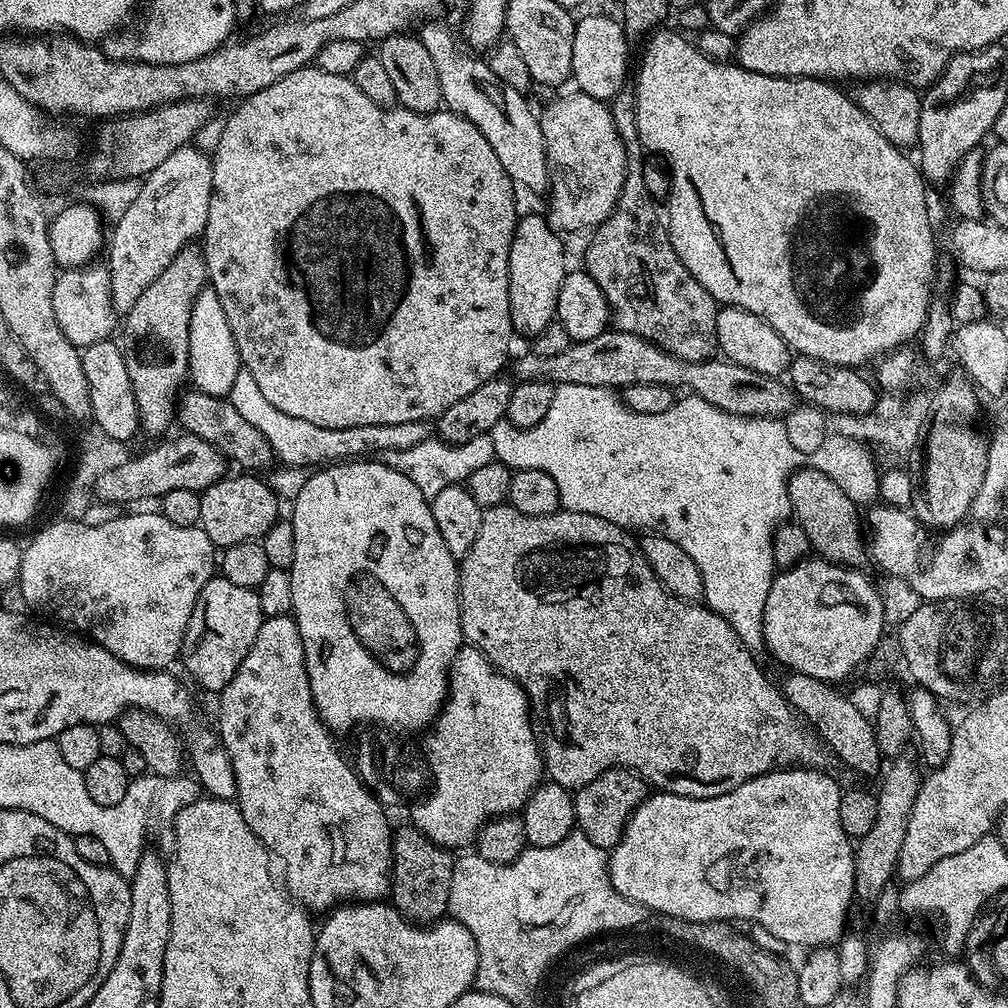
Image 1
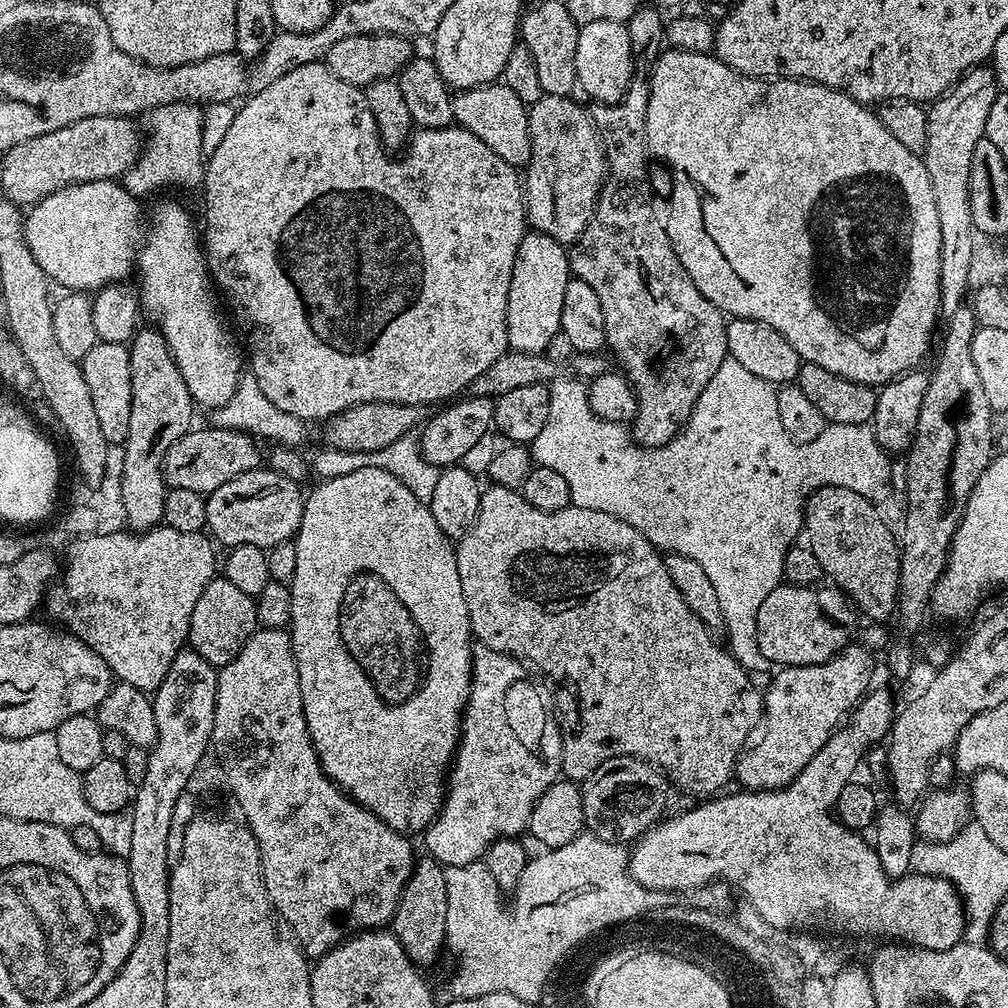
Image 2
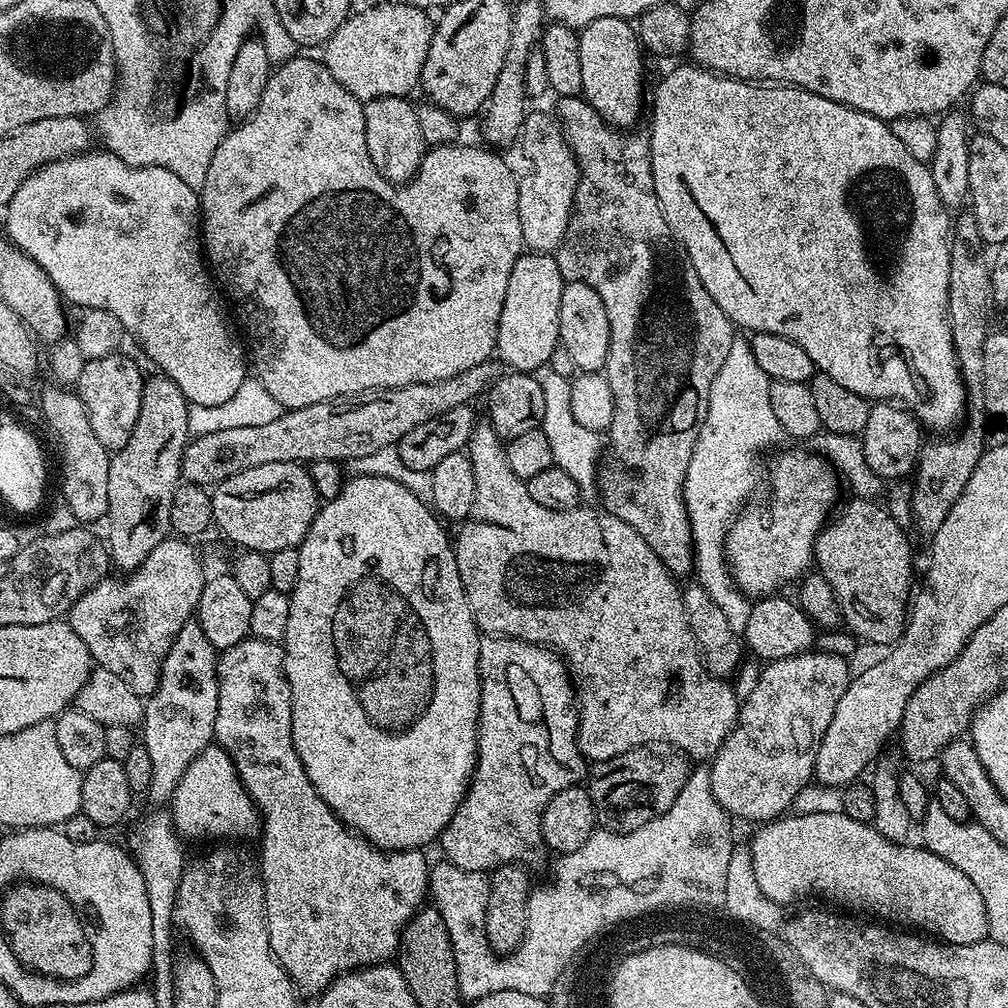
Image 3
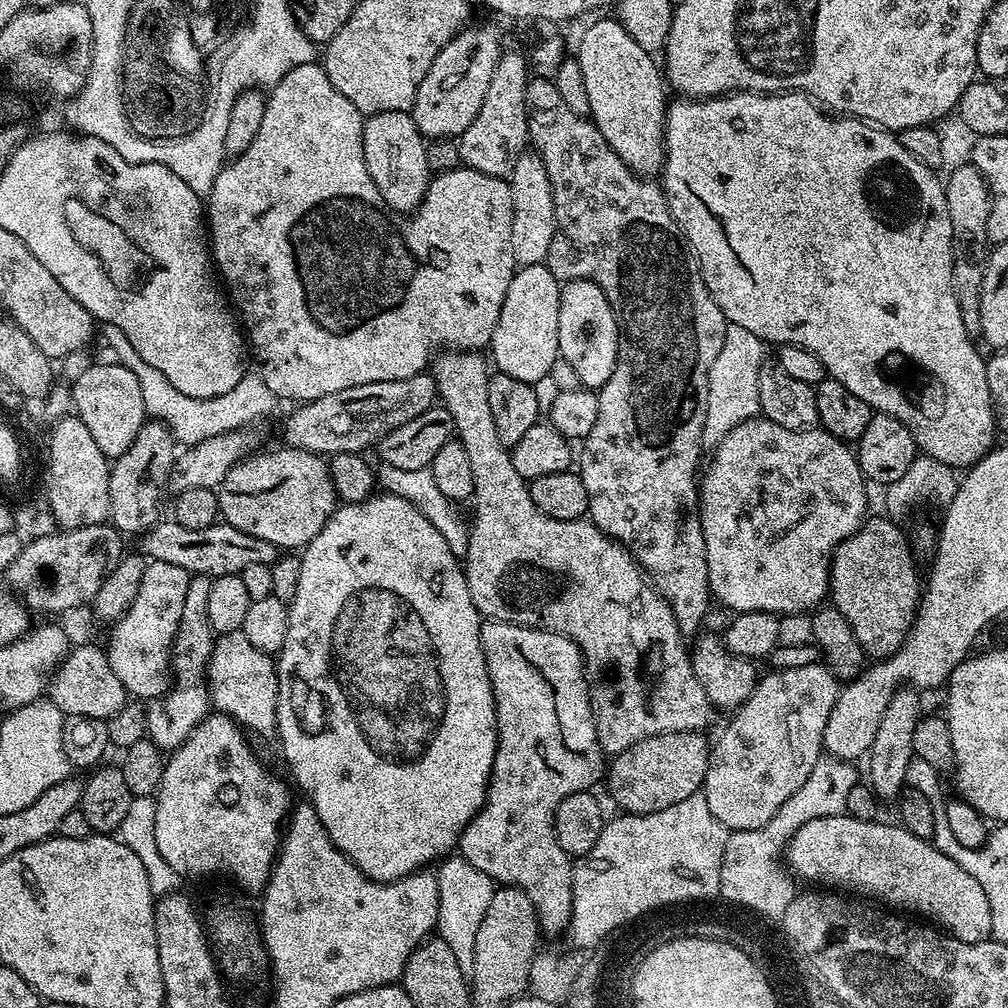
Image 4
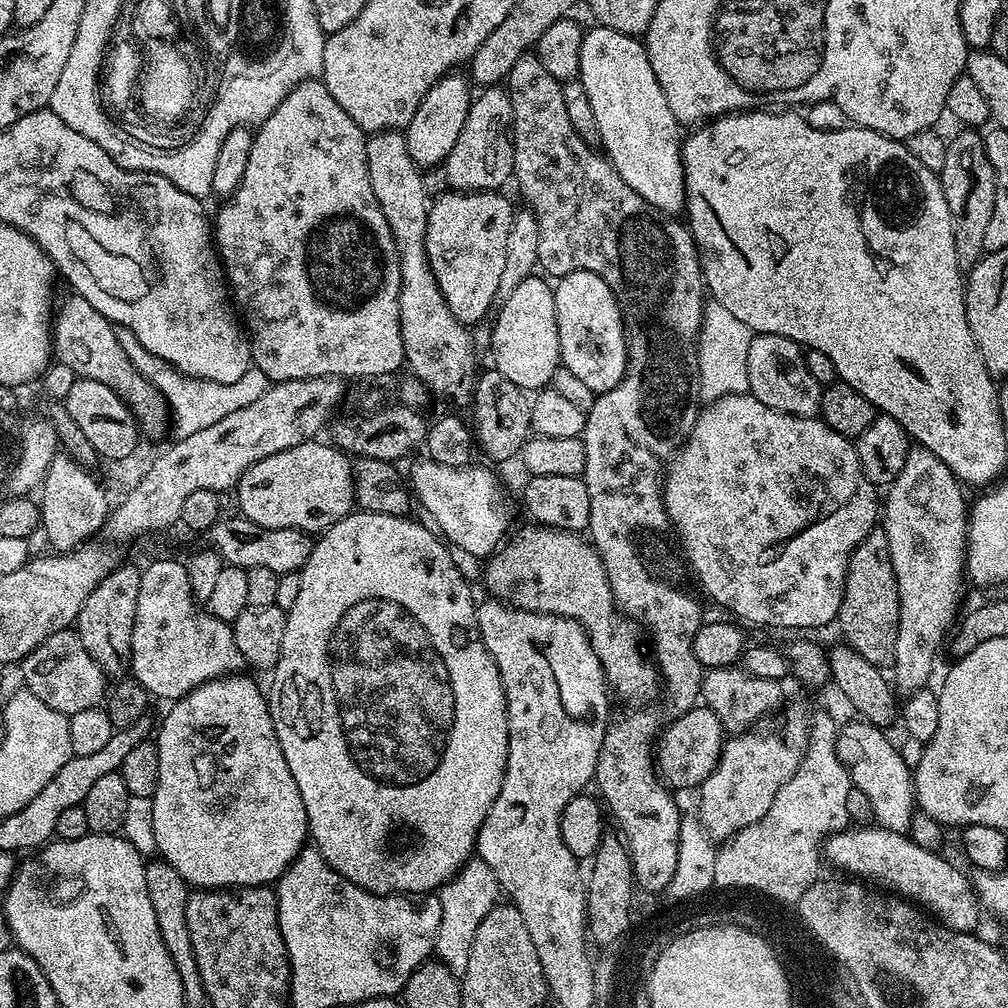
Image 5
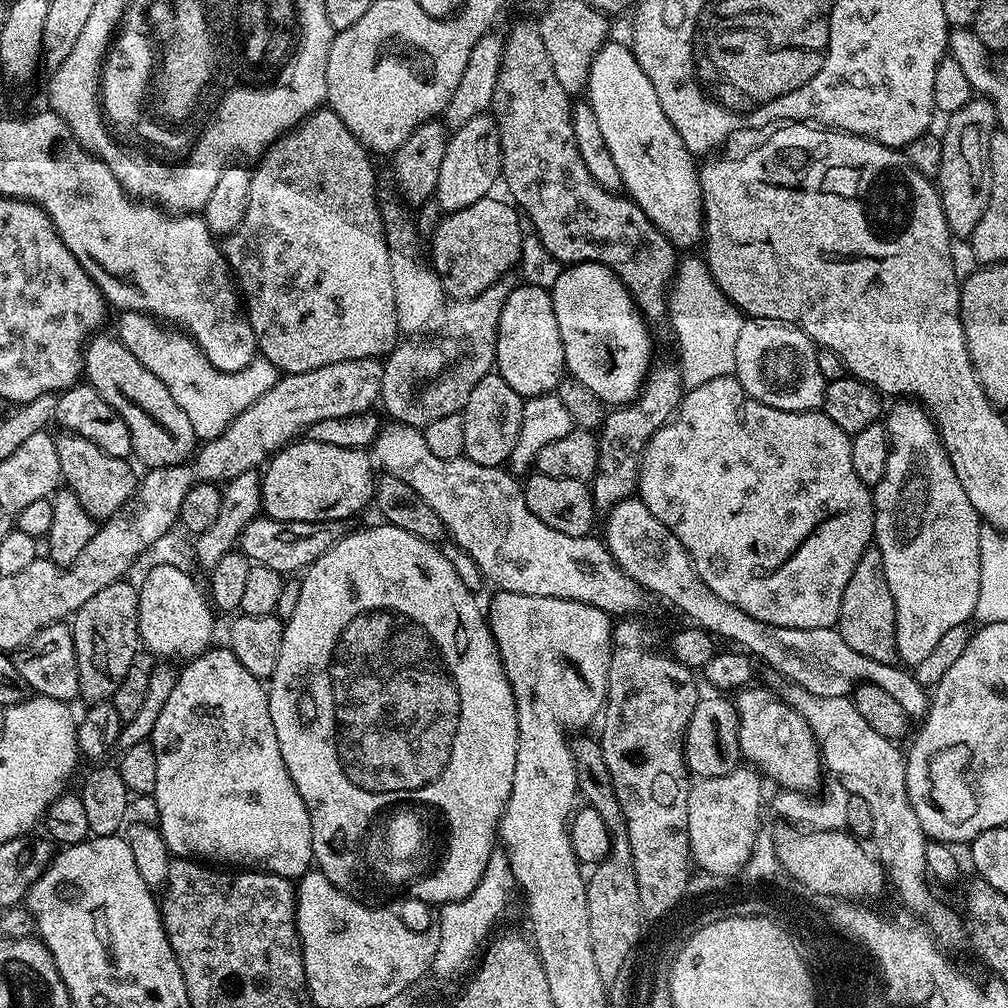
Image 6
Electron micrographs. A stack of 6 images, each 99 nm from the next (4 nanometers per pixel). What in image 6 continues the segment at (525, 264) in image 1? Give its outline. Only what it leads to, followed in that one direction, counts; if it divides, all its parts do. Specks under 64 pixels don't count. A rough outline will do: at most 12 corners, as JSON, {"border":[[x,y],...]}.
{"border":[[513,287],[494,368],[525,398],[565,379],[549,289]]}

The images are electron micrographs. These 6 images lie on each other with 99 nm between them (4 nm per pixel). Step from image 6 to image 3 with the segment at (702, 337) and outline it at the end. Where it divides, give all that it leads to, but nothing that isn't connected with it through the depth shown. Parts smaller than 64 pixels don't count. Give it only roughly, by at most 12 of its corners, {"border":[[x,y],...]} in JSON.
{"border":[[733,339],[684,479],[694,576],[743,634],[724,542],[786,437]]}

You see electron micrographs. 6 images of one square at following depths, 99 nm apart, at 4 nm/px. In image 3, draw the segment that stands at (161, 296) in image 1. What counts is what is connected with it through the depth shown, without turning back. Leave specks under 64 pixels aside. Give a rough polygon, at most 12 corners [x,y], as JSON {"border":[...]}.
{"border":[[149,375],[110,459],[106,552],[131,574],[169,539],[188,399]]}

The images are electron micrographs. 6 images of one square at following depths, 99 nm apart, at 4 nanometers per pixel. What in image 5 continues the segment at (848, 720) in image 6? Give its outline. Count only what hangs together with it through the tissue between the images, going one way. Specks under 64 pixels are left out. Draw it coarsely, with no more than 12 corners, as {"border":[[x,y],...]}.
{"border":[[867,722],[839,729],[837,756],[873,821],[907,833],[910,764]]}

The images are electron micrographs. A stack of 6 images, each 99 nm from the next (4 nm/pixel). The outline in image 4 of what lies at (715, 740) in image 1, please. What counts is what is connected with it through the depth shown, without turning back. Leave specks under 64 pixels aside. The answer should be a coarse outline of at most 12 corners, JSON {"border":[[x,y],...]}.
{"border":[[490,364],[430,375],[474,474],[481,617],[569,636],[606,754],[707,729],[672,607],[591,519],[534,506]]}

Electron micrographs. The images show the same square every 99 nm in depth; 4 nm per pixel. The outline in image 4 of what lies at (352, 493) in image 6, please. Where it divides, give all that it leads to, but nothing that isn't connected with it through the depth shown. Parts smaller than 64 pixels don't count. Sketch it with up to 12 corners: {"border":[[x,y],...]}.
{"border":[[279,446],[218,485],[223,523],[300,550],[338,507],[321,453]]}

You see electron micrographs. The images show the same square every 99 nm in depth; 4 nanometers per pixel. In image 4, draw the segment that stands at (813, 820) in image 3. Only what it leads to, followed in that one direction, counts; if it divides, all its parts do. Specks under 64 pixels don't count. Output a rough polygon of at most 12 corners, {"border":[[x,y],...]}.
{"border":[[816,818],[797,877],[992,936],[978,878],[895,823]]}

